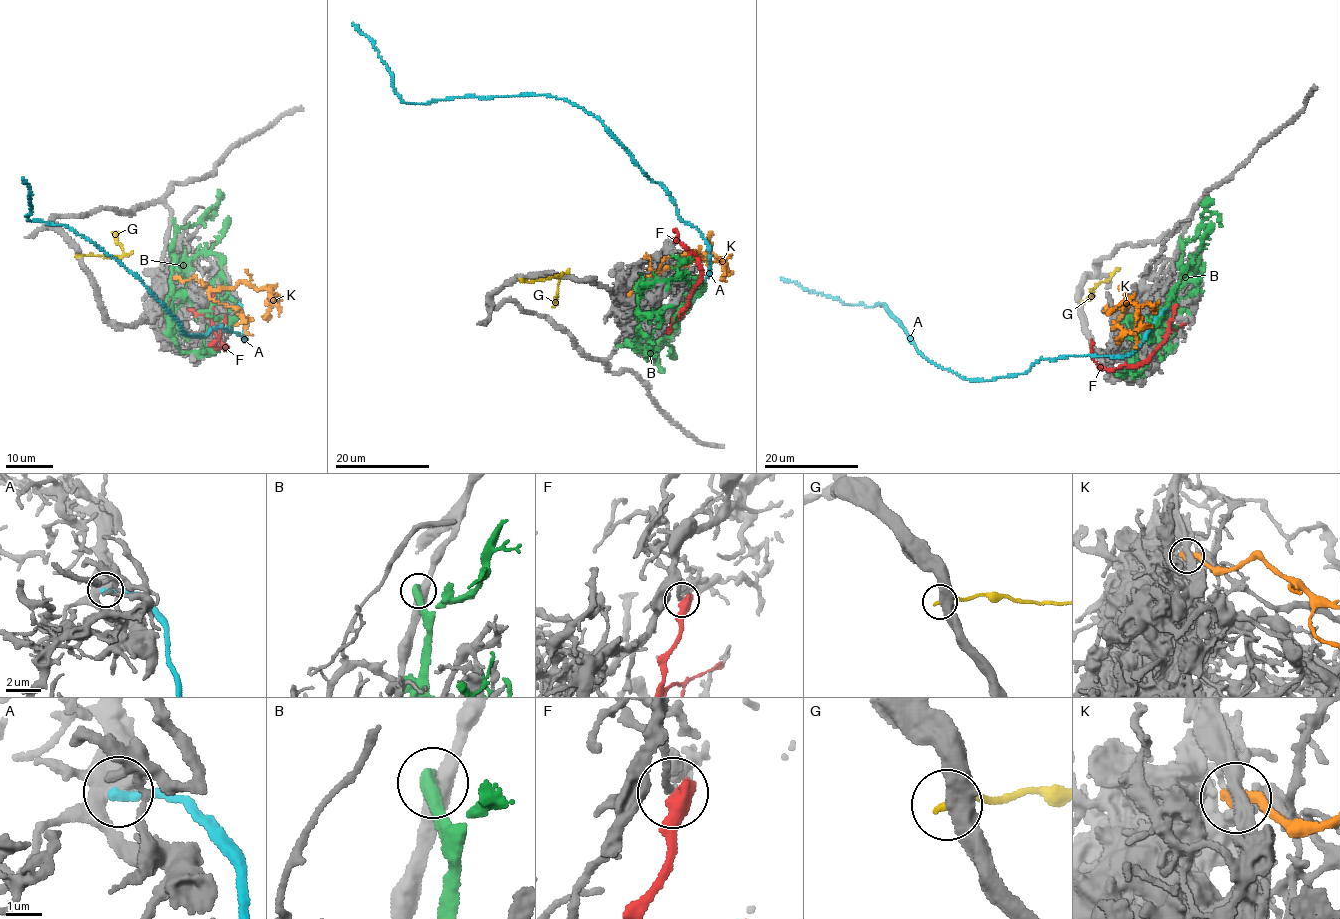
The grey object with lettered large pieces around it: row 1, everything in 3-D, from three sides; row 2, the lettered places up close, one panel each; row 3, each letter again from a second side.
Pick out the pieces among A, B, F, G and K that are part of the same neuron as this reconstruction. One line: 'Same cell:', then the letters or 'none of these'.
Same cell: none of these

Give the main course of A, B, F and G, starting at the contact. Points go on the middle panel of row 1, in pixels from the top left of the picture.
A: (688, 304), (710, 272), (709, 246), (602, 121), (563, 99), (537, 94), (404, 102), (373, 42), (351, 23)
B: (617, 345), (629, 344), (651, 352), (676, 328), (691, 299), (702, 288), (696, 278), (682, 275), (670, 265)
F: (678, 317), (688, 305), (700, 275), (699, 260), (677, 240), (676, 230), (673, 231)
G: (520, 278), (535, 281), (562, 273), (552, 307)

